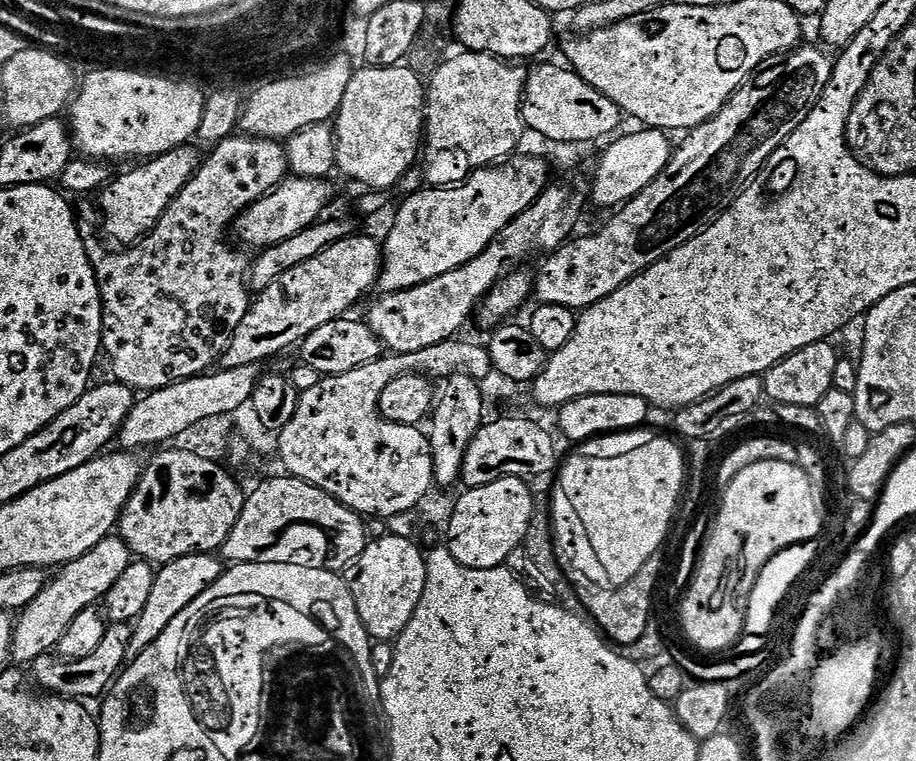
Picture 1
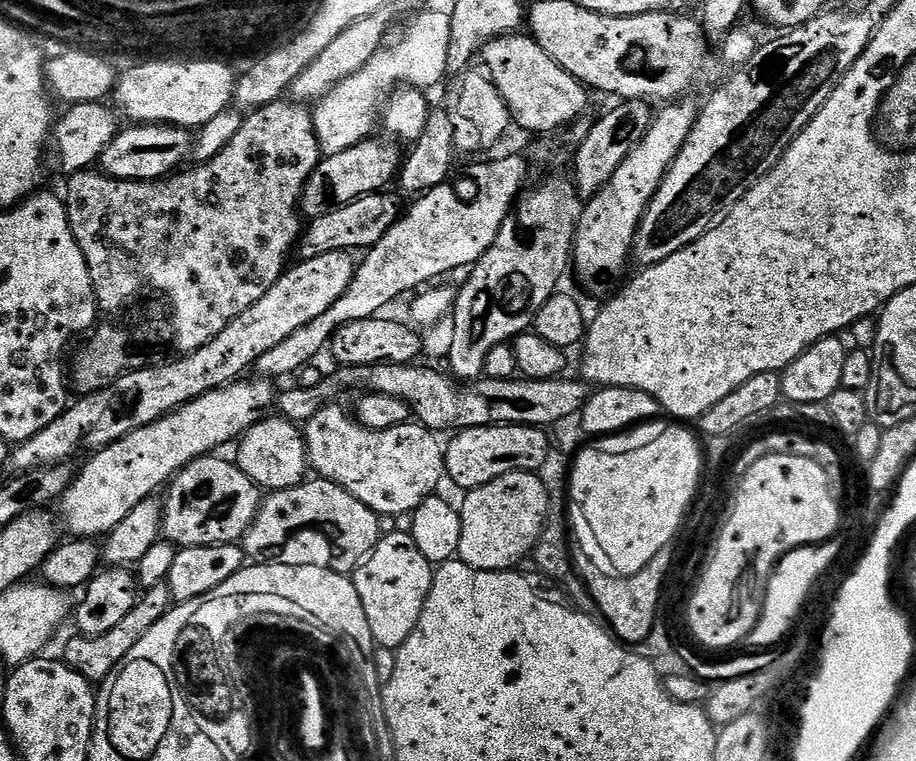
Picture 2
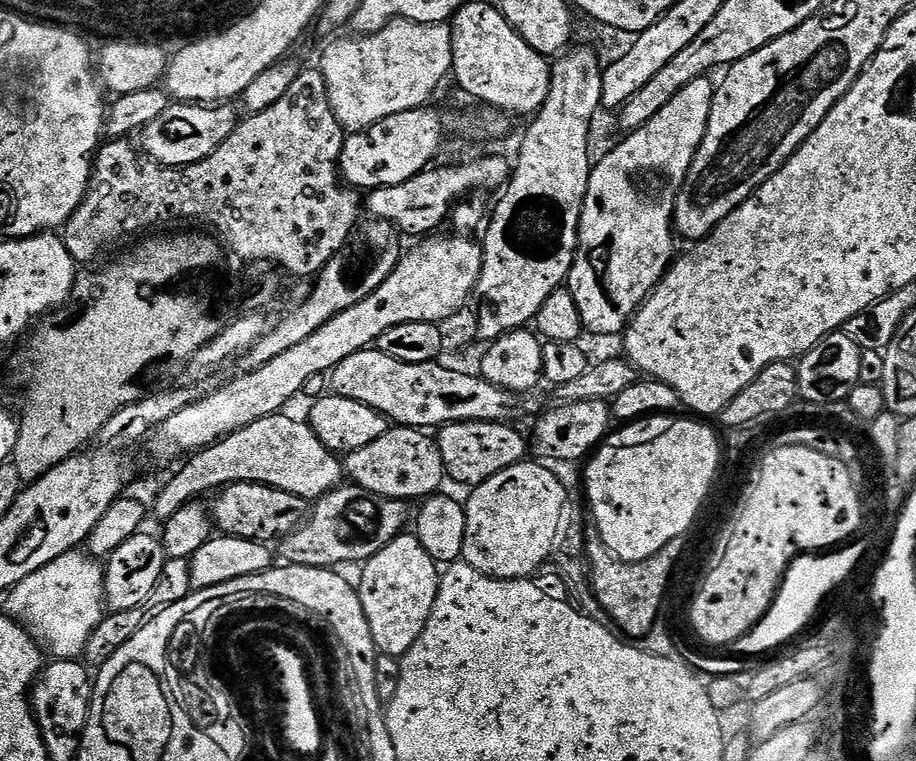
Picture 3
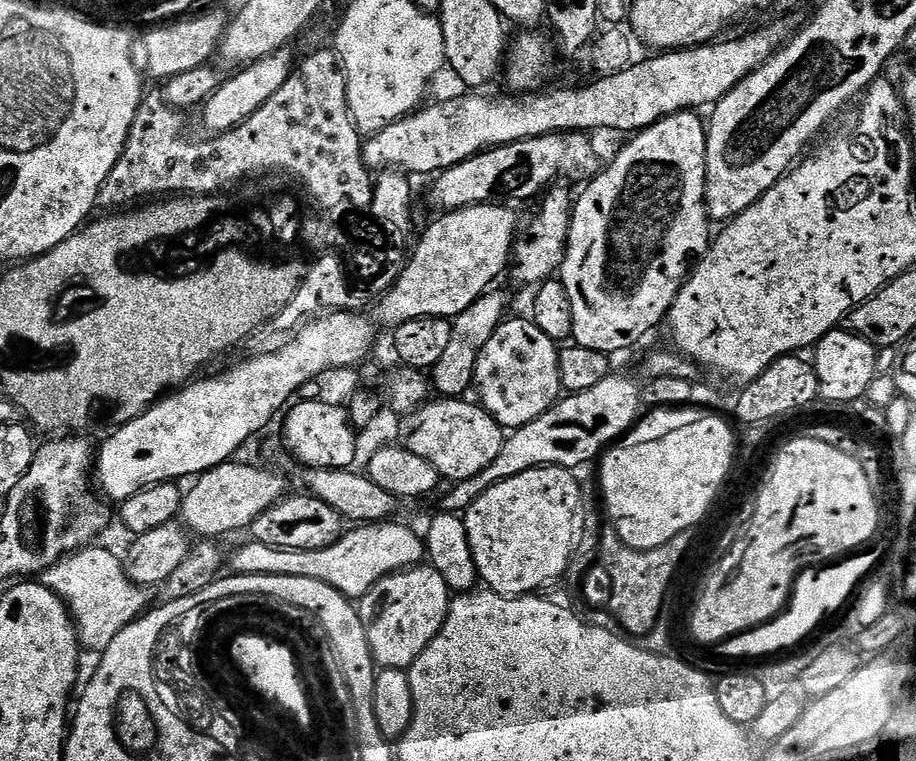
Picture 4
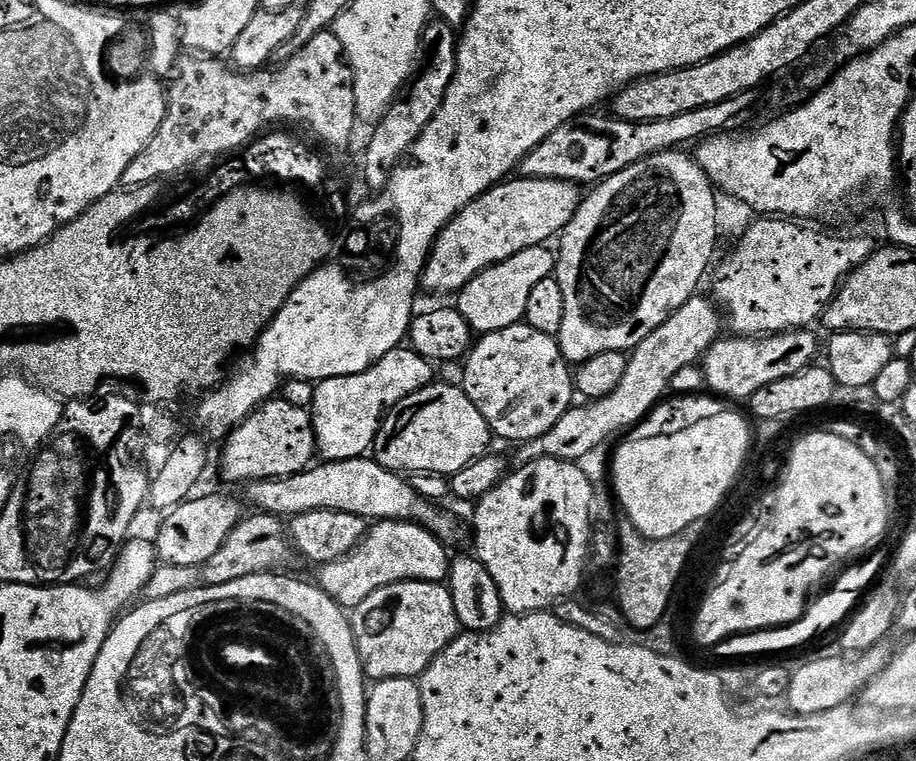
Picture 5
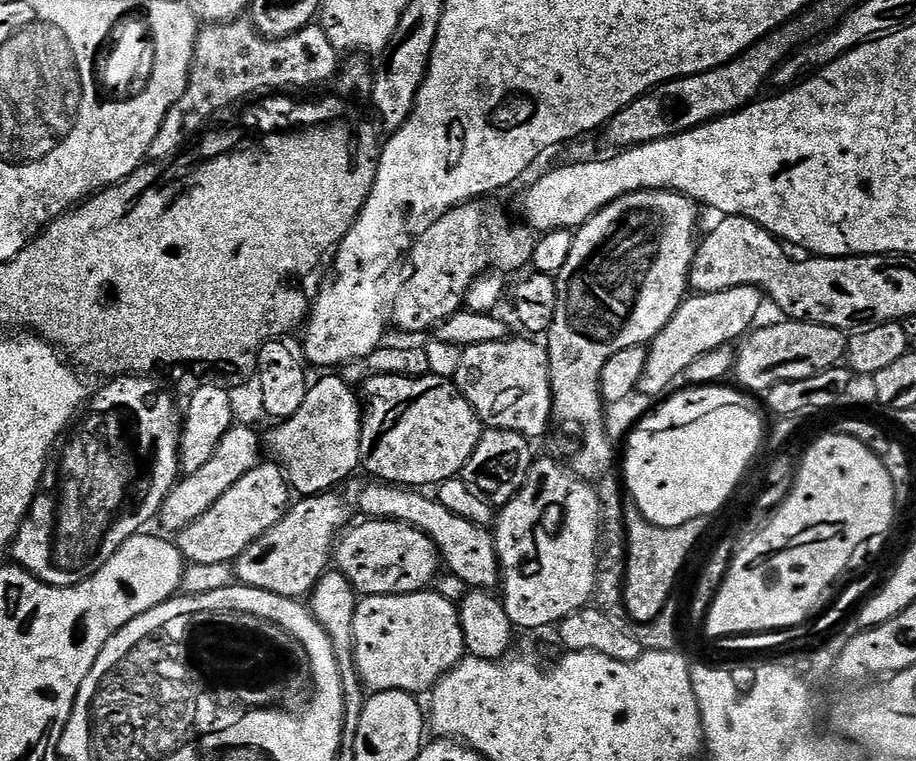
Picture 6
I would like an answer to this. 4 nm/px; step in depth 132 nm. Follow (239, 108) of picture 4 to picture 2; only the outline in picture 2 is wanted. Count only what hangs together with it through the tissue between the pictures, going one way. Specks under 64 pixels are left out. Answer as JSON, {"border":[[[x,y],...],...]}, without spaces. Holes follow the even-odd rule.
{"border":[[[141,124],[128,126],[113,138],[98,161],[101,171],[116,180],[163,179],[177,171],[186,158],[193,155],[194,136],[189,129],[171,124]]]}

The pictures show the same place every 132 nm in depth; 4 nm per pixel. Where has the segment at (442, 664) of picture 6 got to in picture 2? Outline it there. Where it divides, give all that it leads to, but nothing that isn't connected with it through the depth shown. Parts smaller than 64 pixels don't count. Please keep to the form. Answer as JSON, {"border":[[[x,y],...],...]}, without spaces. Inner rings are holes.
{"border":[[[407,531],[381,535],[376,549],[356,569],[354,583],[358,598],[362,598],[362,610],[366,610],[366,622],[370,622],[370,634],[374,634],[379,647],[395,650],[410,638],[426,606],[433,571],[434,565],[422,556],[415,538]]]}

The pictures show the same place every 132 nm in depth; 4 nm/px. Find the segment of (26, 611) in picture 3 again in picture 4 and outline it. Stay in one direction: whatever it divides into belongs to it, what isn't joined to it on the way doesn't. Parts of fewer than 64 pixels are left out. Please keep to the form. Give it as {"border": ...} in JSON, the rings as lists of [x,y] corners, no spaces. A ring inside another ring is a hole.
{"border":[[[96,547],[81,548],[79,552],[71,552],[69,556],[62,557],[42,574],[42,583],[58,599],[64,601],[81,645],[87,651],[89,648],[95,654],[102,654],[125,626],[134,623],[148,611],[150,592],[130,582],[119,555],[115,556],[108,548]]]}

